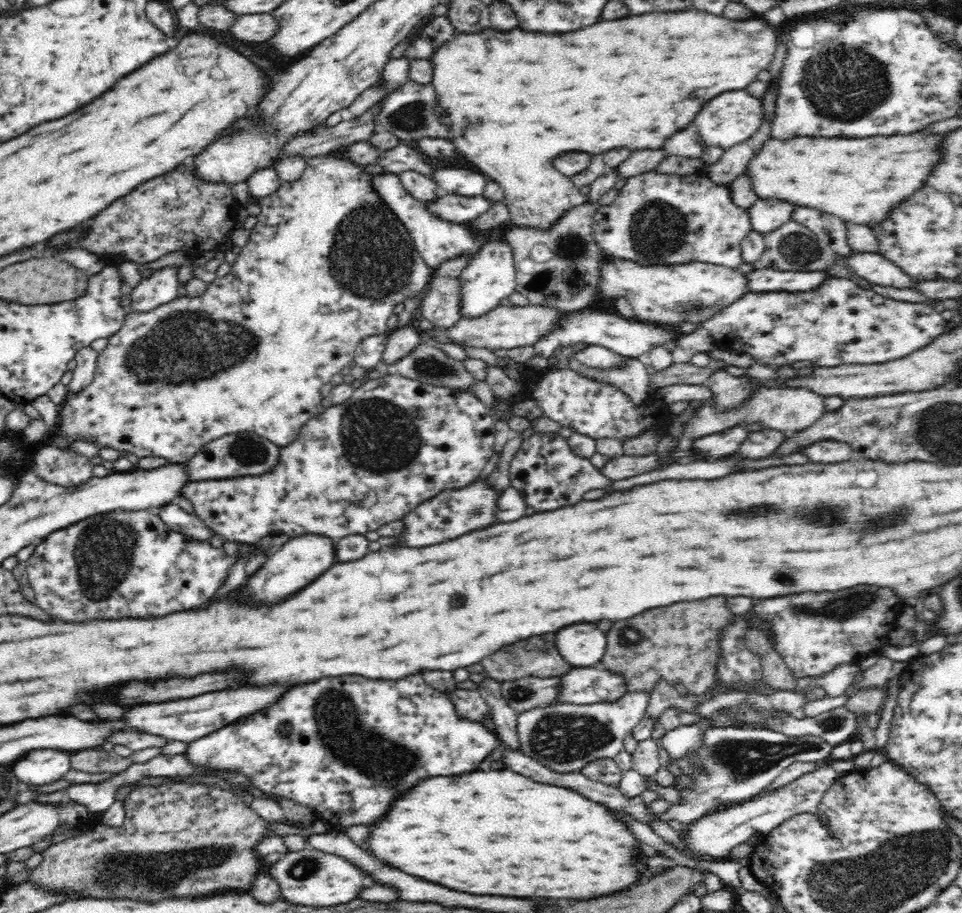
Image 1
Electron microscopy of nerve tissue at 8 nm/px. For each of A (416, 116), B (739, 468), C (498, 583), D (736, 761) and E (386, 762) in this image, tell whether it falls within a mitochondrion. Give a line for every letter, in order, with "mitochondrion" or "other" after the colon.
A: mitochondrion
B: other
C: other
D: mitochondrion
E: mitochondrion

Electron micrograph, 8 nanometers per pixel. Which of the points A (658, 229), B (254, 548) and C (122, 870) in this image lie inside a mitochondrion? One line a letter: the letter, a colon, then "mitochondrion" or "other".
A: mitochondrion
B: other
C: mitochondrion

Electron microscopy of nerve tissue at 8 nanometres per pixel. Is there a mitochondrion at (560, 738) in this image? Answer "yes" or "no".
yes

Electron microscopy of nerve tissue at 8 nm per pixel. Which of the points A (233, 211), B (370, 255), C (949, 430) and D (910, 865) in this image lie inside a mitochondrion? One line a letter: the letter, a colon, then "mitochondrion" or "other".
A: other
B: mitochondrion
C: mitochondrion
D: mitochondrion

